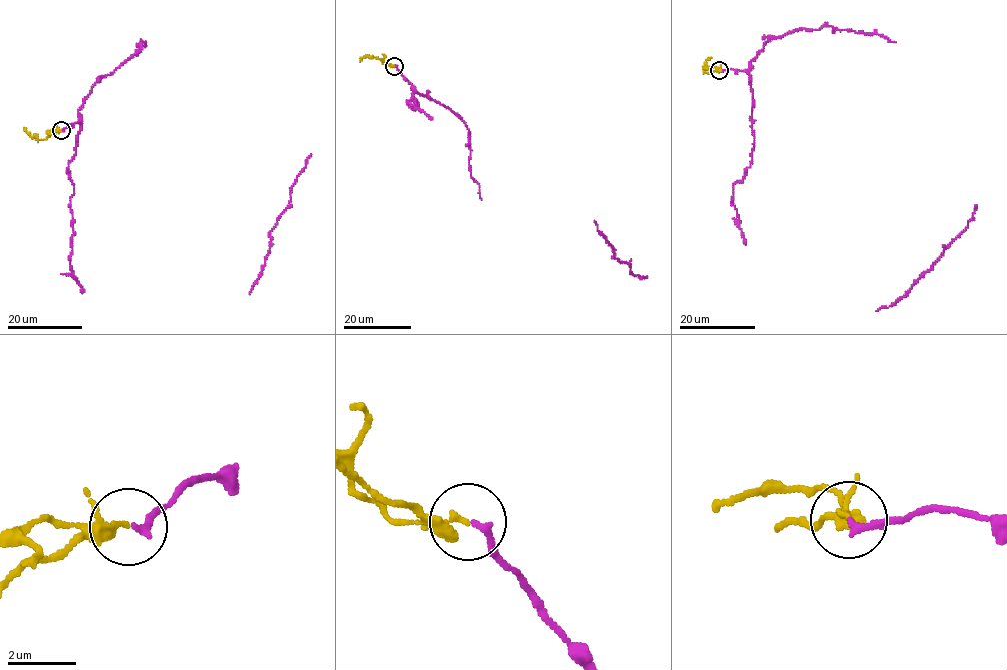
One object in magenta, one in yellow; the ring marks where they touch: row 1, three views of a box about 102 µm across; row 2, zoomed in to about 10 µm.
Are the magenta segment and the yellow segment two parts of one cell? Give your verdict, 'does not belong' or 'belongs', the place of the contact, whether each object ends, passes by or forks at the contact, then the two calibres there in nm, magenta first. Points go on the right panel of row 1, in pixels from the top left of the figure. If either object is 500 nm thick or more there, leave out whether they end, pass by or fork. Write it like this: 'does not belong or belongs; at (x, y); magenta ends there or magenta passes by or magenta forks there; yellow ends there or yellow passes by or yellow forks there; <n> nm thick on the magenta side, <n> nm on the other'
does not belong; at (719, 70); magenta ends there; yellow passes by; 220 nm thick on the magenta side, 190 nm on the other

